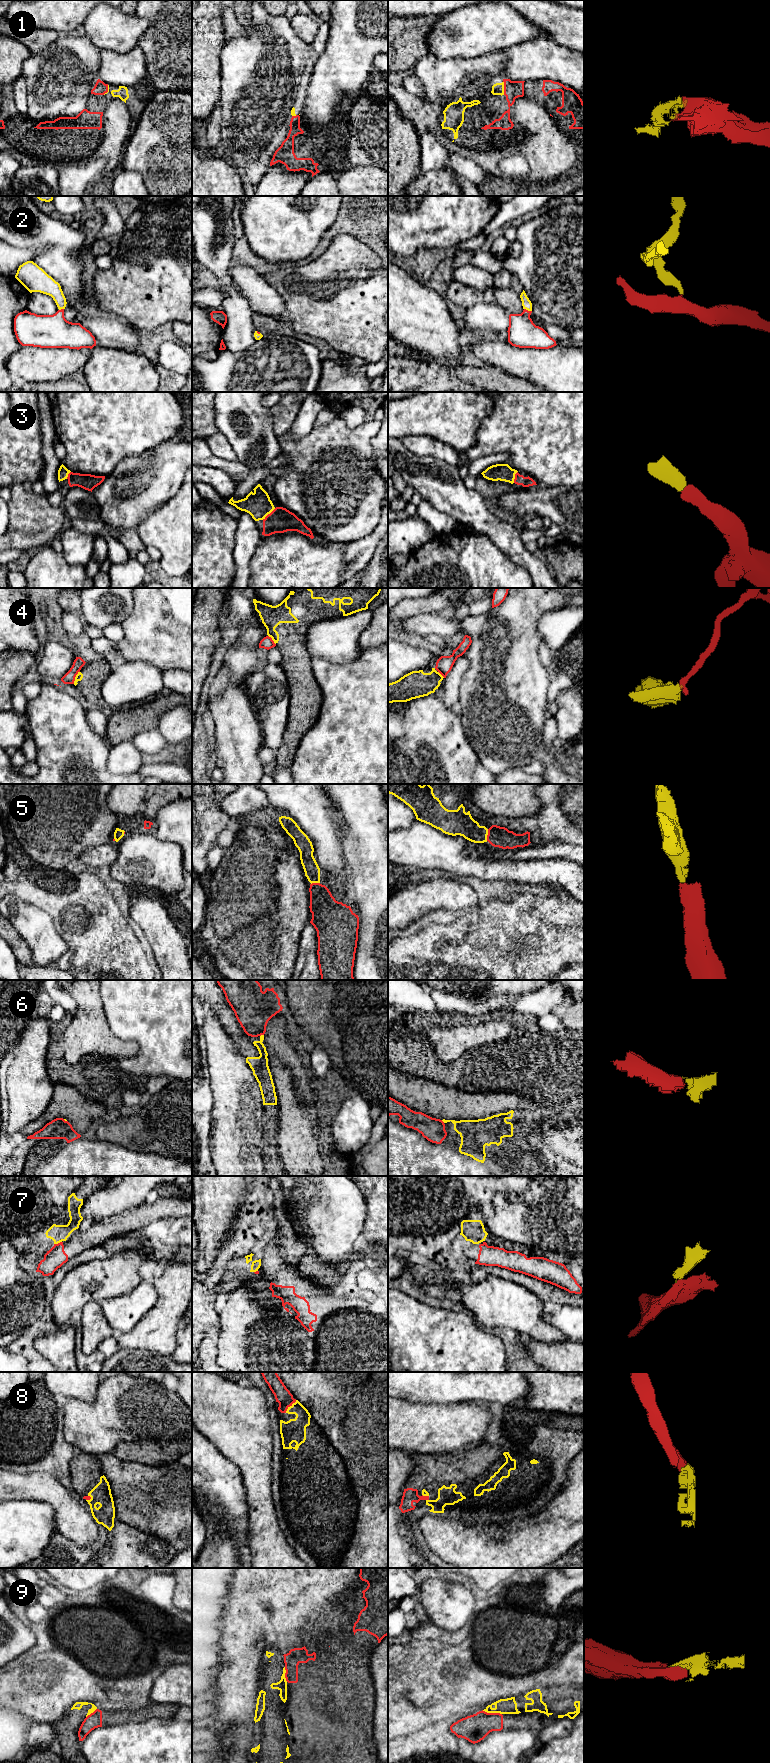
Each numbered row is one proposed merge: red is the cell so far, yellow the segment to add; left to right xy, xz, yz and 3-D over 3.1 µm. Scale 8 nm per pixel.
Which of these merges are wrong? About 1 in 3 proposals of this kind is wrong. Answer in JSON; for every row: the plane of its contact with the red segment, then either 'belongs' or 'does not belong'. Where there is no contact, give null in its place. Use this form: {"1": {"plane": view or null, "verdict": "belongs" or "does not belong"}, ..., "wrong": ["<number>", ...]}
{"1": {"plane": "yz", "verdict": "belongs"}, "2": {"plane": "yz", "verdict": "belongs"}, "3": {"plane": "xz", "verdict": "belongs"}, "4": {"plane": "xy", "verdict": "does not belong"}, "5": {"plane": "yz", "verdict": "belongs"}, "6": {"plane": "xz", "verdict": "belongs"}, "7": {"plane": "xy", "verdict": "does not belong"}, "8": {"plane": "xz", "verdict": "belongs"}, "9": {"plane": "yz", "verdict": "does not belong"}, "wrong": ["4", "7", "9"]}

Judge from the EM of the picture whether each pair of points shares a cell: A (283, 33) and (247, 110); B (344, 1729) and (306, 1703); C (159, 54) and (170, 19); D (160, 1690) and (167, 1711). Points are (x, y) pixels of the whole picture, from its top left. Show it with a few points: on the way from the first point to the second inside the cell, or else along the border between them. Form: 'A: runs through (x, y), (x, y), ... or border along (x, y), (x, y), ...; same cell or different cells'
A: runs through (273, 52), (270, 60), (260, 71), (258, 91); same cell
B: runs through (335, 1720), (318, 1703), (315, 1703); same cell
C: runs through (168, 45), (170, 43), (170, 28); same cell
D: border along (151, 1701), (176, 1704), (178, 1706); different cells

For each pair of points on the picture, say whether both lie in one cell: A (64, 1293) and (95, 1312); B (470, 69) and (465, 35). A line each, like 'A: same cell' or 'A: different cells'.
A: different cells
B: different cells

